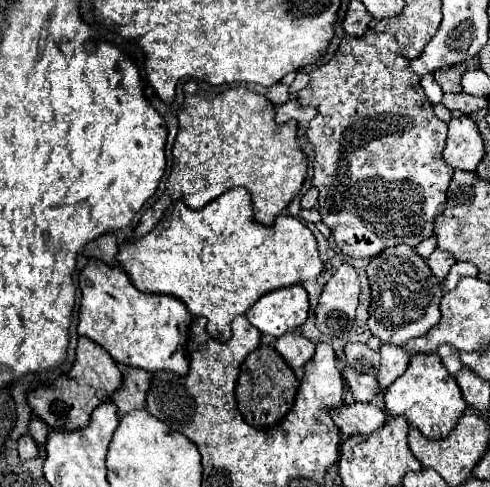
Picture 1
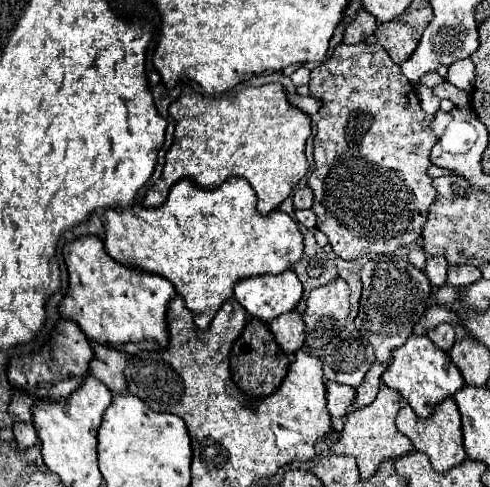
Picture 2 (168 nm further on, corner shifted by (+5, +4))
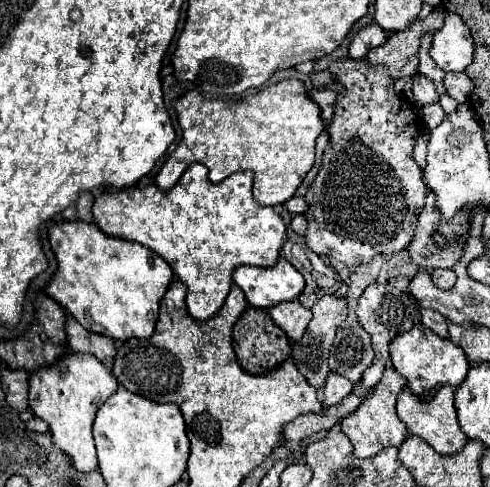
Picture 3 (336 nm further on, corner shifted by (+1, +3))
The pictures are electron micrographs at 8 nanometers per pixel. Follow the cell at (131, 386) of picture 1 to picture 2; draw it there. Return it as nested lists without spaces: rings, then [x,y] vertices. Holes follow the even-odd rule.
[[[93,344],[95,358],[91,362],[89,372],[99,378],[113,394],[121,394],[127,390],[127,380],[125,380],[125,366],[127,366],[127,356],[121,350],[115,350],[111,346],[101,346]]]

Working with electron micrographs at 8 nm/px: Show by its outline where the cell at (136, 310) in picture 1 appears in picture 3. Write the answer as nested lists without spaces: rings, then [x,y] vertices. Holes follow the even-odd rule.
[[[61,221],[53,223],[47,229],[49,245],[57,257],[57,271],[49,285],[45,287],[45,293],[55,299],[63,309],[67,309],[85,329],[107,335],[111,339],[129,339],[129,337],[151,337],[151,331],[157,323],[159,315],[159,301],[165,295],[173,271],[171,267],[151,249],[135,243],[135,241],[125,241],[117,237],[105,235],[95,223],[85,223],[85,221]]]

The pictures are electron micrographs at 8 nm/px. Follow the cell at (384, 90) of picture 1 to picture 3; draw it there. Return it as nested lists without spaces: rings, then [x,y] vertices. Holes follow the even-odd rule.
[[[345,59],[345,61],[335,61],[331,63],[329,71],[335,75],[335,81],[341,83],[345,87],[343,93],[339,93],[339,99],[337,99],[337,107],[335,107],[335,115],[333,115],[333,121],[329,125],[329,135],[331,135],[331,141],[329,141],[329,147],[325,149],[323,153],[323,163],[321,163],[321,169],[313,181],[313,185],[309,187],[305,199],[309,203],[309,209],[305,213],[307,217],[307,231],[305,231],[305,243],[307,247],[317,253],[317,255],[325,255],[325,257],[333,257],[335,261],[341,261],[345,265],[363,265],[363,263],[369,263],[375,255],[379,253],[395,253],[395,251],[403,251],[409,247],[411,239],[413,239],[413,231],[415,231],[415,225],[417,225],[417,215],[423,211],[423,205],[425,205],[425,195],[427,195],[427,187],[423,183],[423,177],[421,177],[421,169],[419,165],[413,161],[413,135],[419,133],[423,129],[423,121],[419,119],[419,115],[413,111],[413,105],[401,97],[401,95],[395,95],[393,91],[393,79],[387,75],[387,71],[383,71],[383,67],[371,67],[371,63],[367,61],[355,61],[355,59]]]

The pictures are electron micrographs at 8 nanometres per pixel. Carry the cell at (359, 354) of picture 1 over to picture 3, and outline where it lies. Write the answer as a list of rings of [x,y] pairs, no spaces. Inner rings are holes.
[[[361,325],[337,329],[329,355],[331,371],[359,383],[359,377],[363,375],[365,367],[371,365],[373,357],[375,353],[371,347],[371,337]]]

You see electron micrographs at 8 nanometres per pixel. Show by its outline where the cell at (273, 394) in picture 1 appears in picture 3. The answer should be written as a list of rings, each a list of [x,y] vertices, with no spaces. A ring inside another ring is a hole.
[[[247,307],[233,327],[233,349],[237,353],[239,365],[245,371],[249,371],[253,375],[263,375],[263,373],[275,369],[277,365],[281,365],[281,361],[289,359],[291,341],[285,335],[285,331],[273,323],[273,319],[269,317],[269,313],[265,309]]]

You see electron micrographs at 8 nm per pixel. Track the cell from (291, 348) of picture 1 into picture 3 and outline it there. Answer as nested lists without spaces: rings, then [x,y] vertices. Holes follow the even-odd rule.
[[[297,299],[269,307],[269,315],[279,327],[283,327],[291,341],[299,341],[311,321],[311,311],[305,309]]]

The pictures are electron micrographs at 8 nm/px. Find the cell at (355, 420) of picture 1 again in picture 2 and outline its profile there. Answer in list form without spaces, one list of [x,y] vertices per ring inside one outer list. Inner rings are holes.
[[[327,382],[327,410],[333,418],[345,418],[355,402],[355,388]]]

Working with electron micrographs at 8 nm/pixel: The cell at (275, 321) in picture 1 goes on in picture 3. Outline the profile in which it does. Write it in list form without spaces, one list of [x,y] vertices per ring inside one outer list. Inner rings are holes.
[[[279,257],[273,267],[241,265],[233,271],[233,281],[243,289],[249,305],[259,309],[293,301],[305,287],[303,275],[285,257]]]

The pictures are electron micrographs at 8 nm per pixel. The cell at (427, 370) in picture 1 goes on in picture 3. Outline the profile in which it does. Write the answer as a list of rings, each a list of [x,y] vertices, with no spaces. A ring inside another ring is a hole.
[[[413,325],[411,331],[399,333],[391,341],[391,363],[393,367],[405,375],[409,389],[419,399],[431,399],[439,387],[445,383],[459,387],[469,371],[469,361],[465,351],[459,345],[453,345],[447,337],[439,337],[431,329],[423,325]]]

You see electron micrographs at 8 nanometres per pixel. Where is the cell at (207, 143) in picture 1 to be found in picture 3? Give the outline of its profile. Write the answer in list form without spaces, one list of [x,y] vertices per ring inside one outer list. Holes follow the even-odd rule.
[[[283,79],[255,95],[239,101],[205,99],[197,89],[175,99],[183,137],[161,167],[155,183],[169,189],[179,181],[189,163],[203,163],[213,183],[235,171],[251,169],[256,175],[253,195],[259,205],[281,205],[289,201],[315,163],[315,141],[323,133],[321,109],[305,91],[303,81]]]

